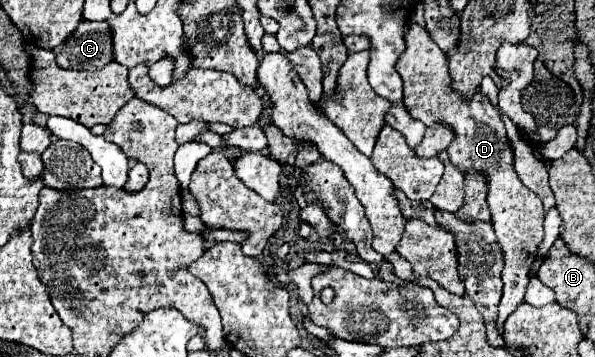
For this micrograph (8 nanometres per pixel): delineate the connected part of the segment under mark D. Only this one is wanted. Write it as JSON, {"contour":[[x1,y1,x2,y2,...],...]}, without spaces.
{"contour":[[410,21,404,25,404,41,406,51,400,55,396,63,396,71,404,79,404,105,414,119,420,119,426,125,446,125,454,131,454,141,448,147,448,157,456,169,462,173,482,171,488,183,488,205,492,211,492,227,504,253,504,269,502,269,502,301,498,311,498,327,502,331,502,323,506,317,524,301,524,291,530,279,530,265,536,259,538,245,542,243,544,229,544,205,536,193,532,193,514,171,514,153,510,139,504,129,504,121,498,109,490,103,486,95,480,91,474,93,472,99,466,99,452,87,452,77,448,71,446,53,430,39,428,31]]}

